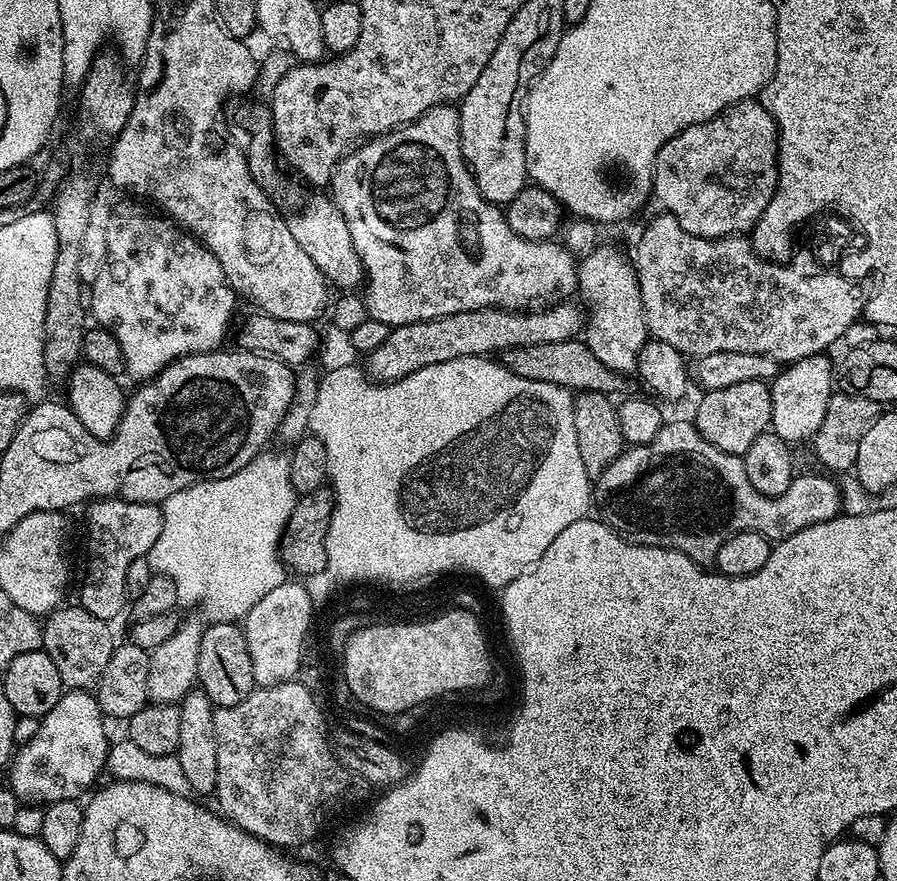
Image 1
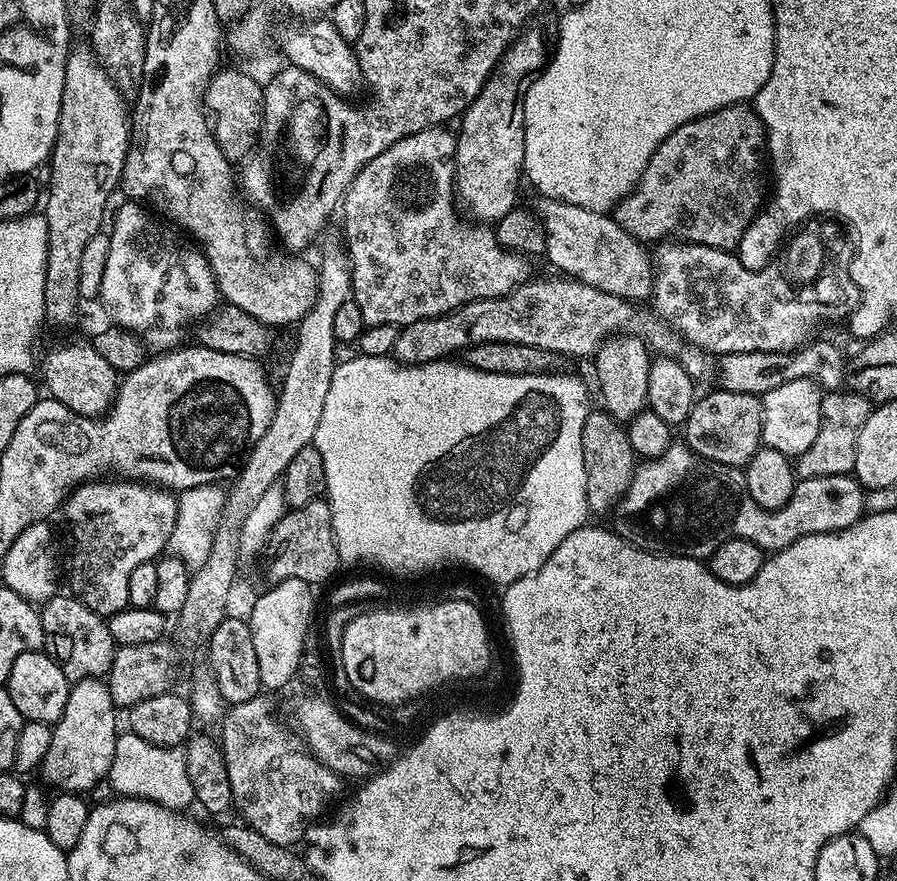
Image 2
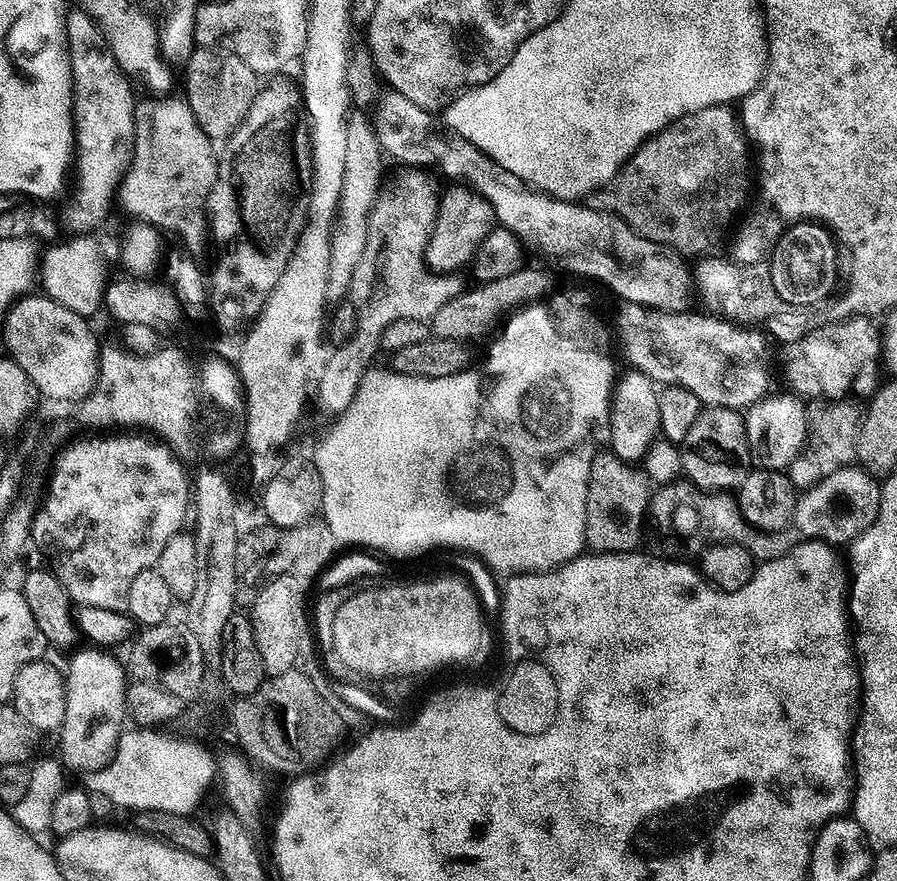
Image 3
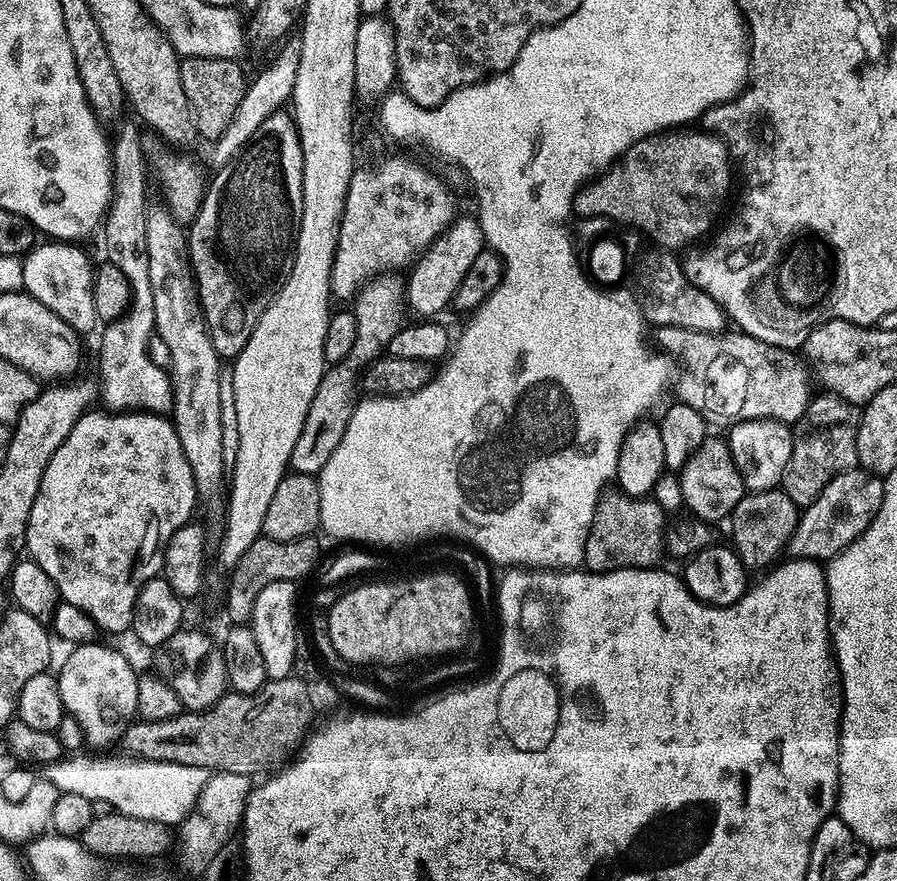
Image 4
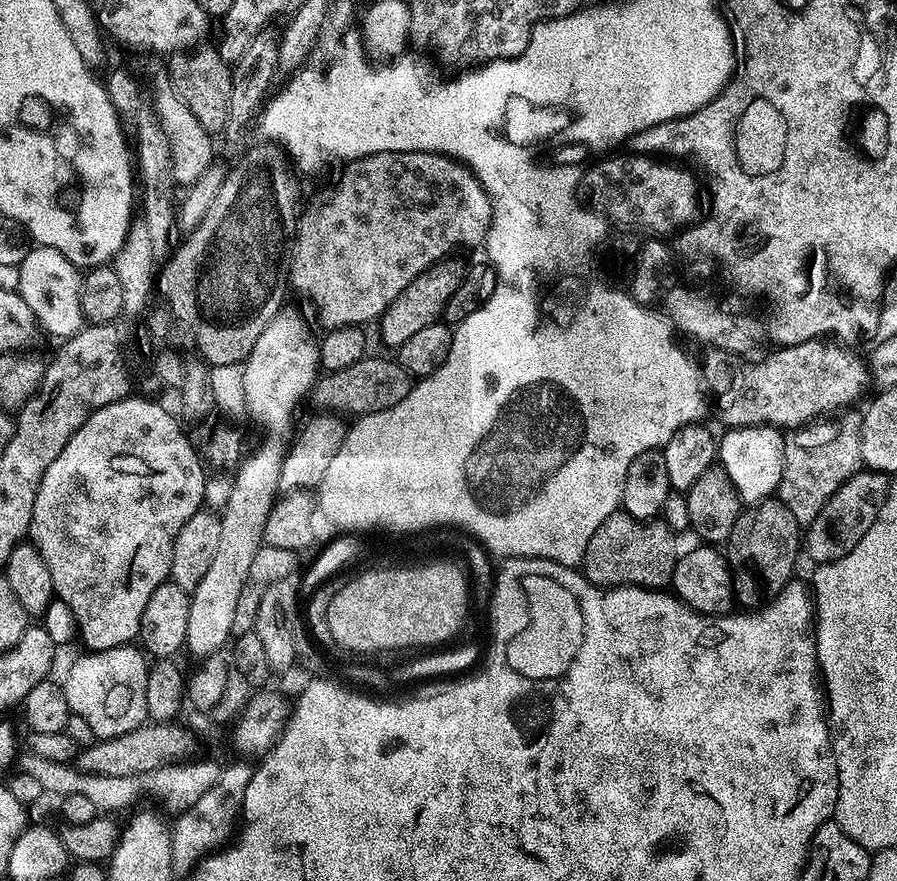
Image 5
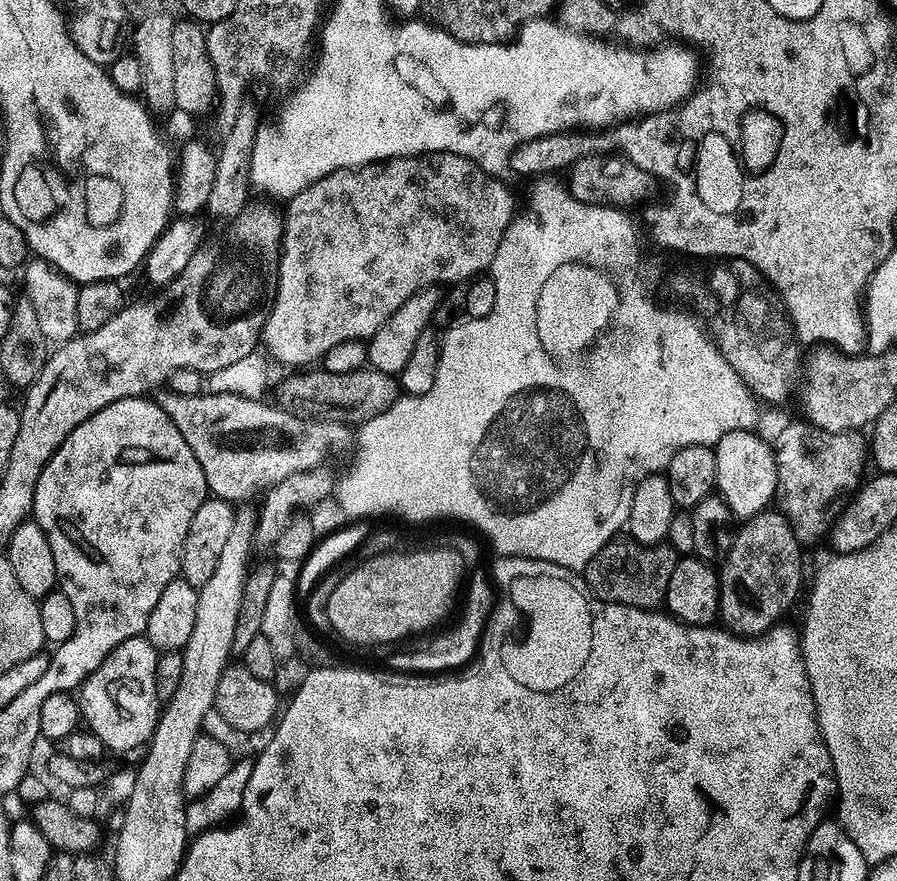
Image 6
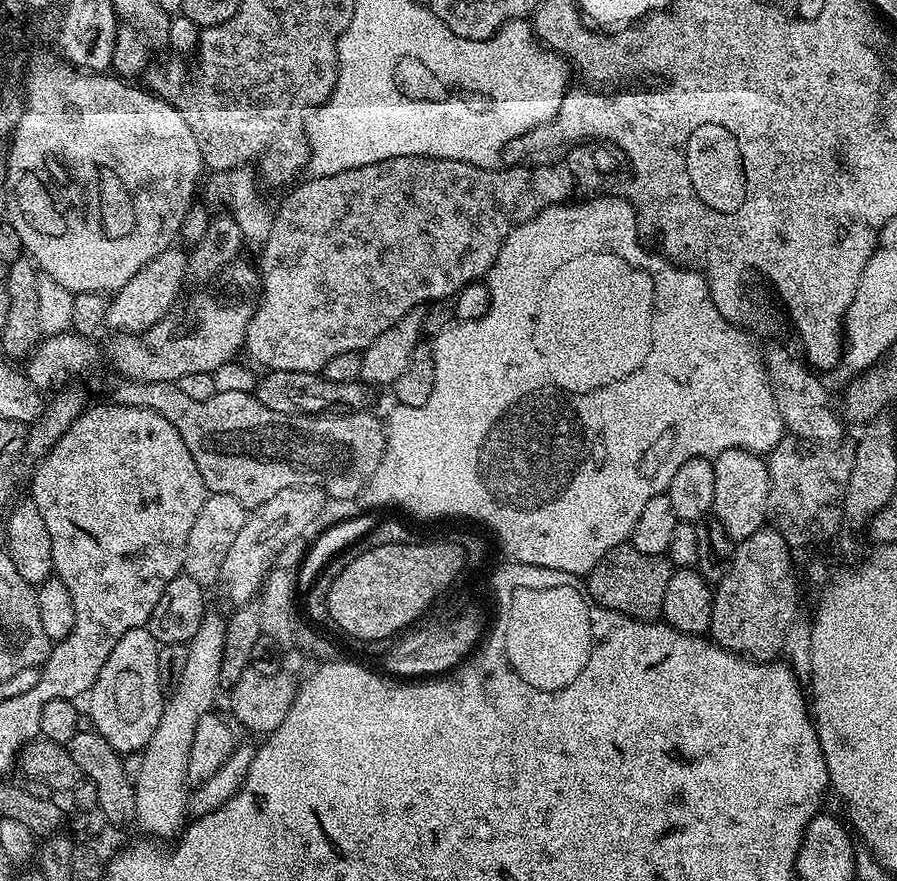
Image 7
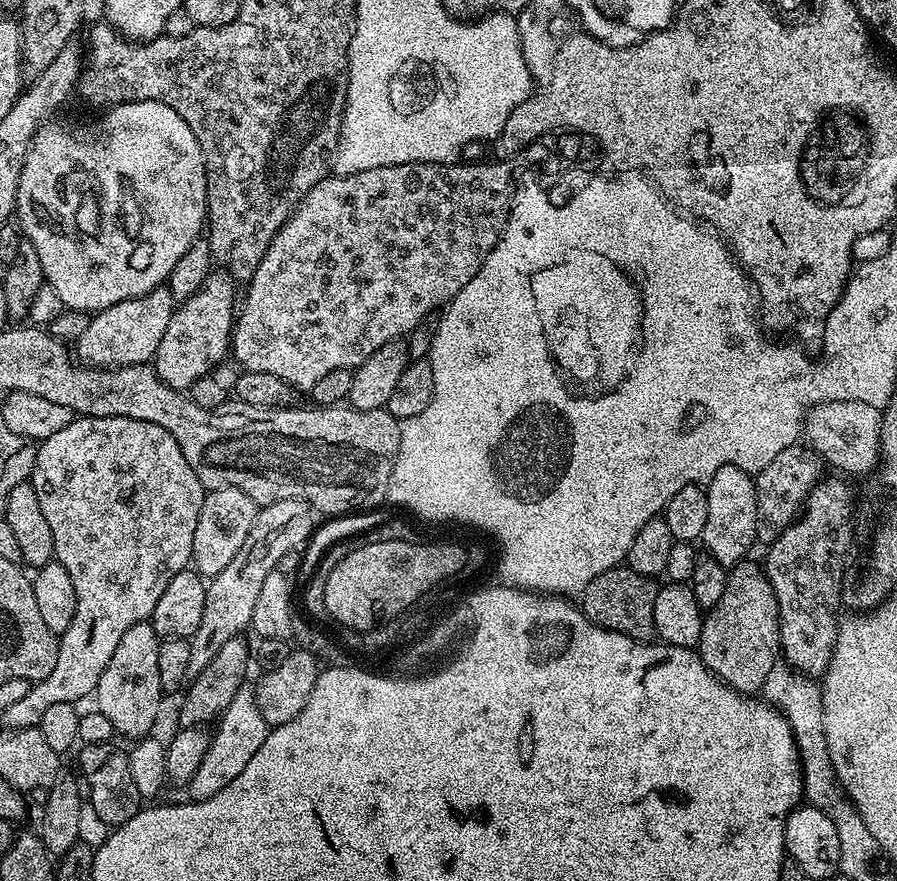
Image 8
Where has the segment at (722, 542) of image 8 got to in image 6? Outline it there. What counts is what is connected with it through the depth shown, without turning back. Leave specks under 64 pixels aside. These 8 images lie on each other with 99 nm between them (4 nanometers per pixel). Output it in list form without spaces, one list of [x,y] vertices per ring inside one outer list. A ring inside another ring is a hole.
[[[735,428],[730,434],[714,445],[716,453],[716,488],[719,495],[730,506],[733,517],[747,518],[765,511],[777,495],[776,454],[771,443],[768,444],[755,431]]]

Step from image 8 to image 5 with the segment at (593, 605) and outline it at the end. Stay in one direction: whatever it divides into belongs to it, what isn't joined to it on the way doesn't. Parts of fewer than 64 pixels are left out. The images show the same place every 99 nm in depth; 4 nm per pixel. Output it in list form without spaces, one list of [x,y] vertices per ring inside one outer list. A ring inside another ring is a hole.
[[[618,510],[605,518],[598,530],[594,530],[594,534],[586,546],[582,565],[583,574],[591,584],[601,586],[635,584],[642,588],[663,589],[665,586],[671,585],[672,571],[676,569],[678,551],[676,552],[675,539],[677,540],[677,537],[663,519],[635,520],[629,512]]]

